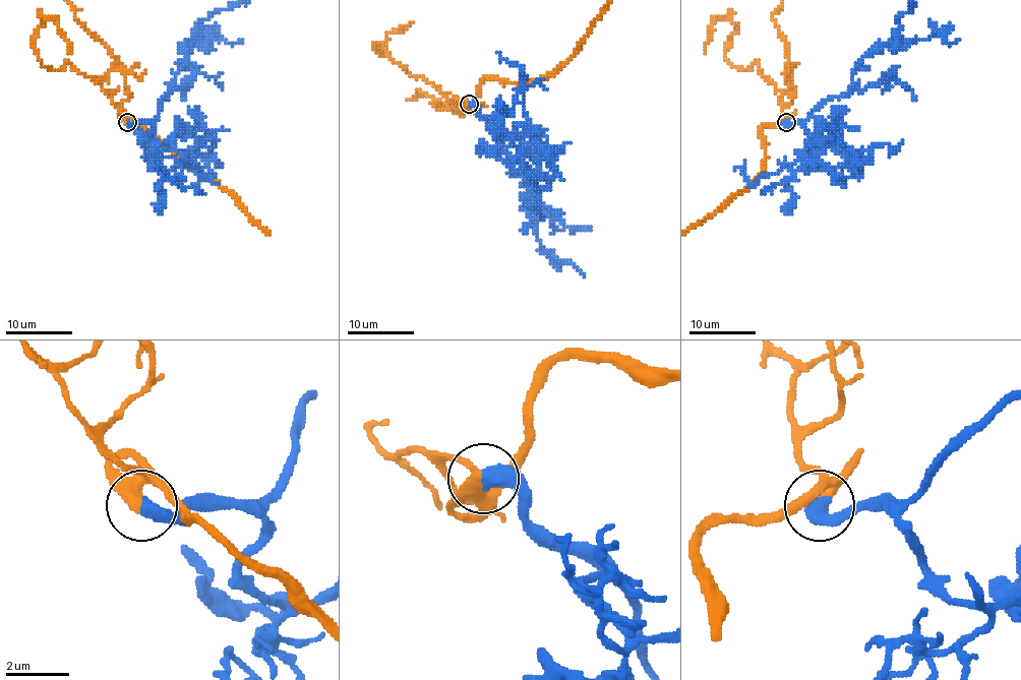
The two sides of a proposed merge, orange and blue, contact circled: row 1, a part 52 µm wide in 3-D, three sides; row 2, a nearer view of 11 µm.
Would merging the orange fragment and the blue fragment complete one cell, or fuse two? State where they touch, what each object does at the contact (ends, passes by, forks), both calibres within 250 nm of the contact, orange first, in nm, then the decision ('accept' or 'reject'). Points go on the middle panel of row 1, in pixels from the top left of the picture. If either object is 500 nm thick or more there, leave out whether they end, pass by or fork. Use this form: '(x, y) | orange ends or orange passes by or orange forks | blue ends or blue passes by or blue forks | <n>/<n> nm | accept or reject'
(469, 104) | 280/500 nm | accept

